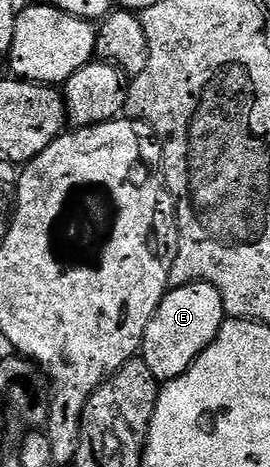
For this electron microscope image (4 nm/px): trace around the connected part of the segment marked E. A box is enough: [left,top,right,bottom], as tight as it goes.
[141,283,225,381]

